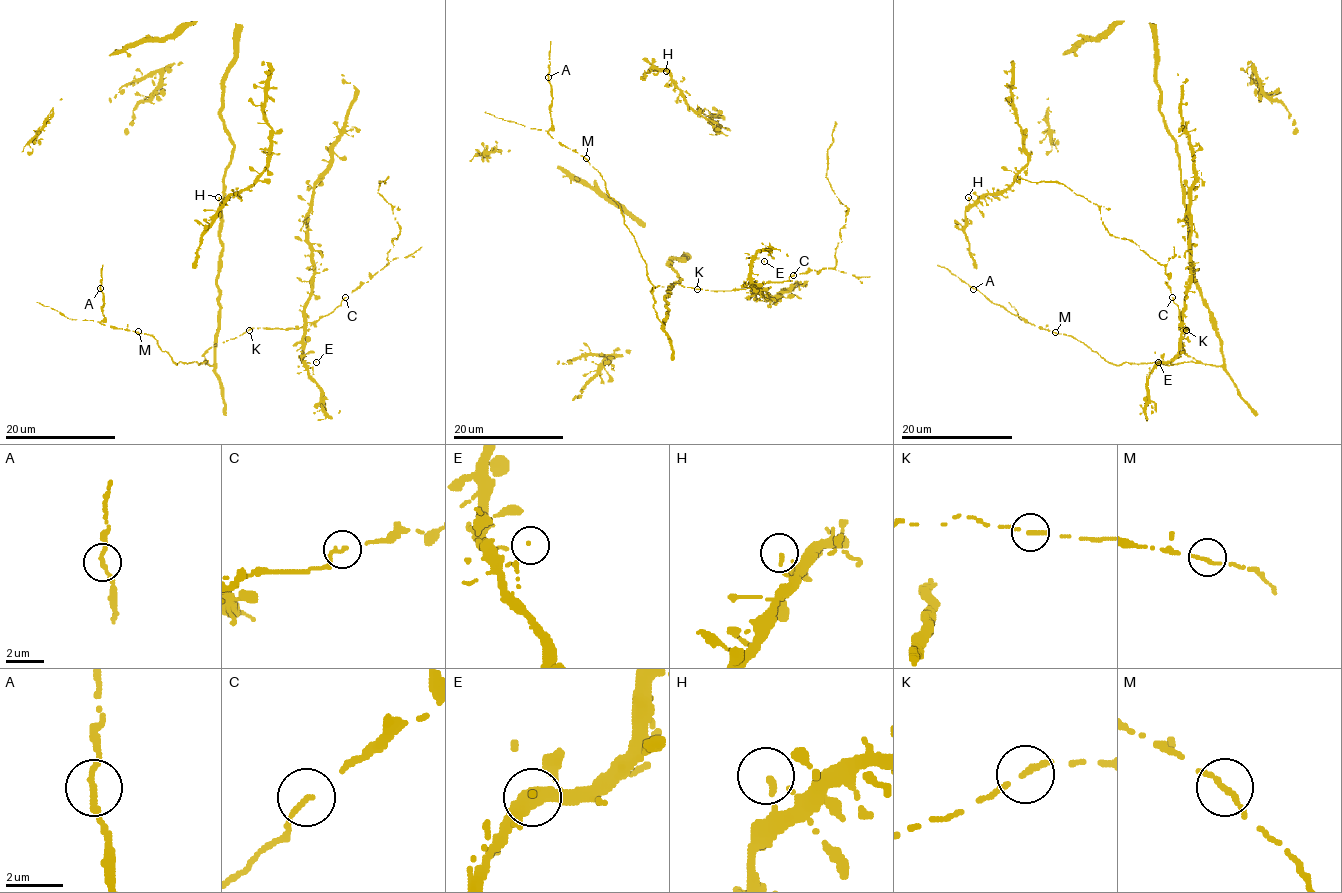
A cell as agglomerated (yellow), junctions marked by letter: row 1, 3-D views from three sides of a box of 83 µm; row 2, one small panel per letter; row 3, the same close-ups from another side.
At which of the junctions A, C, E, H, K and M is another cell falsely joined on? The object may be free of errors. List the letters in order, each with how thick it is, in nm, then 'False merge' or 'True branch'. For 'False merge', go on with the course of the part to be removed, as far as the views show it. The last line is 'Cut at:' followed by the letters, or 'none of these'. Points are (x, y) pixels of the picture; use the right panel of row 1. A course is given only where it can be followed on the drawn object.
A: Thickness 200 nm. True branch
C: Thickness 240 nm. True branch
E: Thickness 140 nm. True branch
H: Thickness 200 nm. True branch
K: Thickness 320 nm. True branch
M: Thickness 280 nm. True branch
Cut at: none of these

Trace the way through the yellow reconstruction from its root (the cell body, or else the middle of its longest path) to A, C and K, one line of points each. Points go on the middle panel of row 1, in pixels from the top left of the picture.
A: (655, 310), (647, 264), (601, 174), (548, 132), (552, 102), (548, 77)
C: (655, 310), (651, 292), (658, 286), (681, 285), (705, 290), (738, 290), (767, 282), (782, 282), (792, 275)
K: (655, 310), (651, 293), (655, 287), (681, 285), (697, 289)

